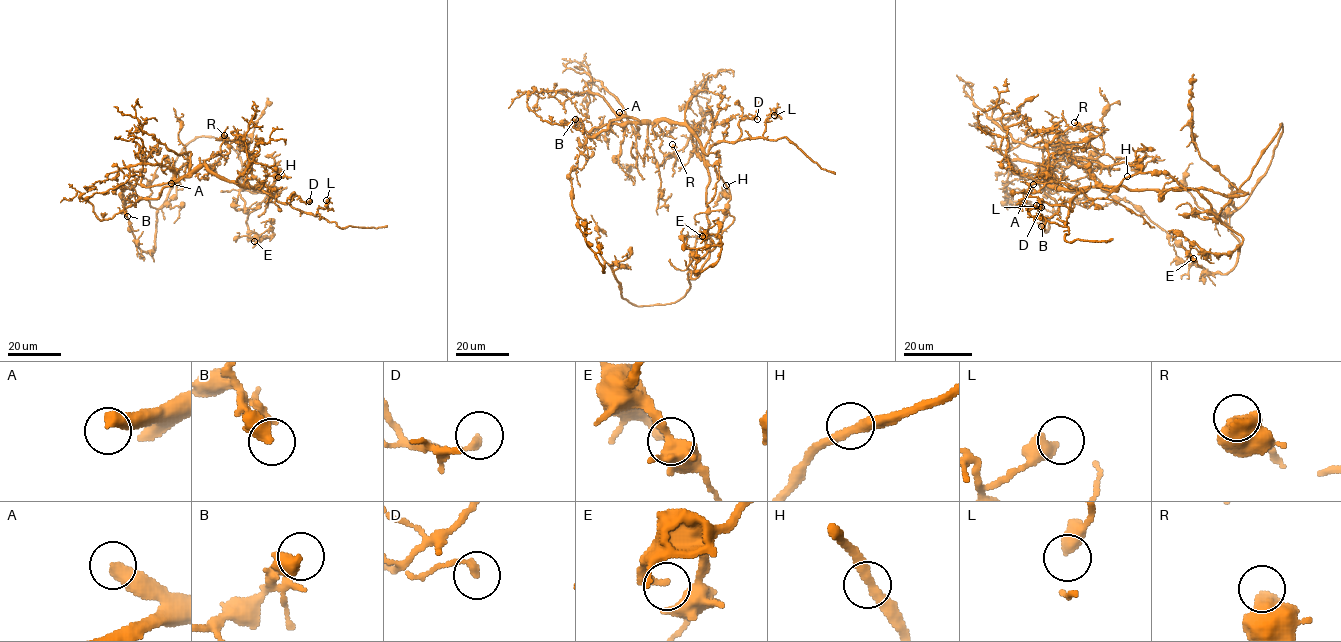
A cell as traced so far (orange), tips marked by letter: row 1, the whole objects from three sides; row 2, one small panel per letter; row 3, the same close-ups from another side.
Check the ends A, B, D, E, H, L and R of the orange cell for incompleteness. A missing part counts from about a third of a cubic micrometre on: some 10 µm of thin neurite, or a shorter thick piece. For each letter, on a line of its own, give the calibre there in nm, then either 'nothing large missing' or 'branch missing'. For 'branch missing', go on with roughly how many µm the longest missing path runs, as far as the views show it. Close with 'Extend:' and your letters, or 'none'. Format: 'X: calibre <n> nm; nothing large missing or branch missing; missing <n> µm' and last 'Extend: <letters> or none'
A: calibre 420 nm; branch missing; missing 50 µm
B: calibre 500 nm; nothing large missing
D: calibre 240 nm; nothing large missing
E: calibre 240 nm; nothing large missing
H: calibre 320 nm; nothing large missing
L: calibre 320 nm; nothing large missing
R: calibre 600 nm; nothing large missing
Extend: A

